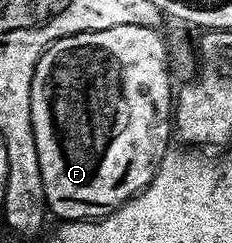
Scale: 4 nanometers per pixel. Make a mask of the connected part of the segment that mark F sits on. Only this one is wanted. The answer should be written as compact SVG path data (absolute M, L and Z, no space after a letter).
M121 24L113 28L105 28L104 30L86 30L85 32L77 32L70 34L64 38L57 39L53 45L48 46L47 51L39 58L39 63L35 65L35 75L31 81L31 123L33 124L33 136L37 140L37 160L41 164L41 180L45 184L45 196L47 197L47 208L52 215L56 214L56 219L66 220L68 222L81 222L84 220L98 220L104 218L106 214L112 214L116 208L126 204L129 199L147 187L153 180L153 176L159 171L159 165L163 163L163 157L169 153L169 147L172 145L173 139L173 86L171 90L172 71L169 69L169 46L163 43L163 38L159 35L160 31L153 26L138 26L137 24Z

